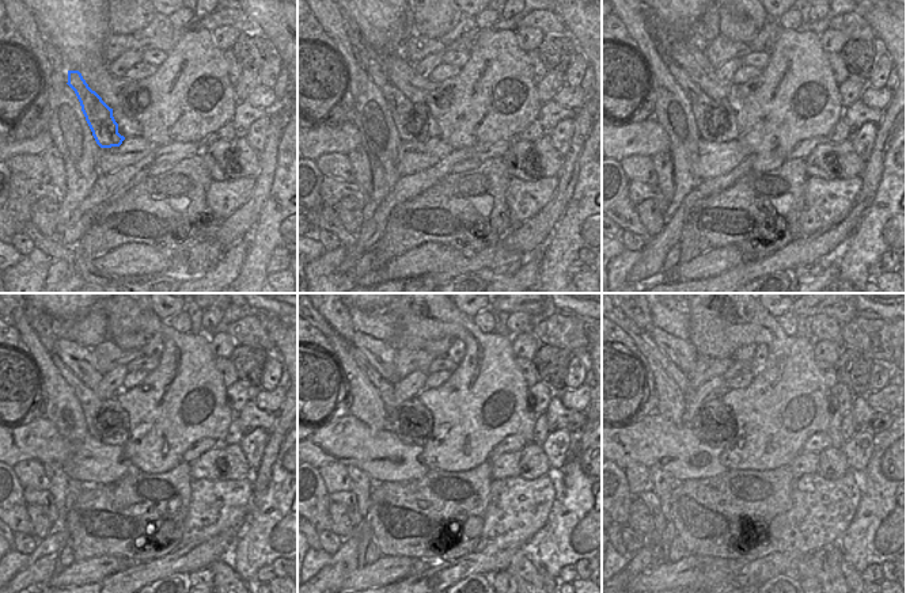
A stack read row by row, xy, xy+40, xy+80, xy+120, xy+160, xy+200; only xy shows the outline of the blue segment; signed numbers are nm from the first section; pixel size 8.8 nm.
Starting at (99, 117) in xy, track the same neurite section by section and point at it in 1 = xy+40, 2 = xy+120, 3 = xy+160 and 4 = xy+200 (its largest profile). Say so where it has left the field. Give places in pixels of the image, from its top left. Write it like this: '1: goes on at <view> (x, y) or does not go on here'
1: goes on at xy+40 (408, 124)
2: goes on at xy+120 (90, 403)
3: goes on at xy+160 (386, 390)
4: goes on at xy+200 (647, 346)

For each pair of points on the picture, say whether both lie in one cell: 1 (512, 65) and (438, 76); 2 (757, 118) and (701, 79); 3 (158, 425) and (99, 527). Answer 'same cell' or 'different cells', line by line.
1: different cells
2: different cells
3: different cells

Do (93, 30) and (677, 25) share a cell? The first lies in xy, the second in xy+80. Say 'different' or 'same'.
same

